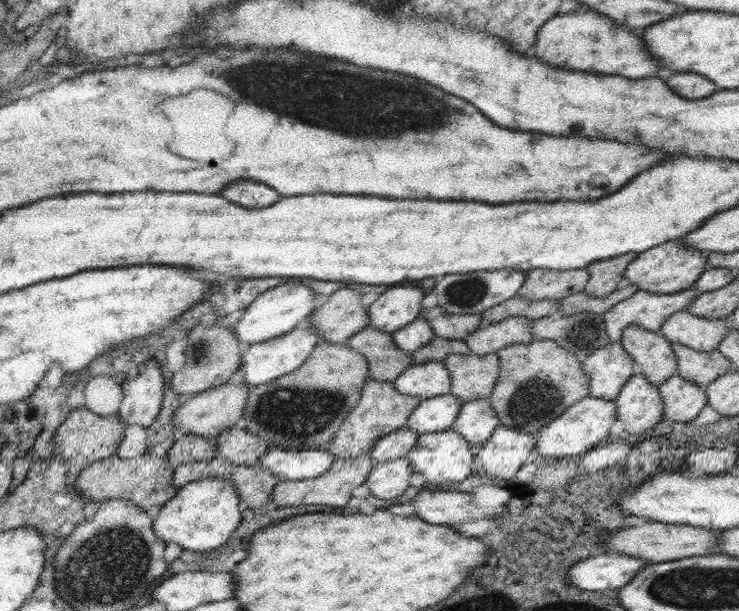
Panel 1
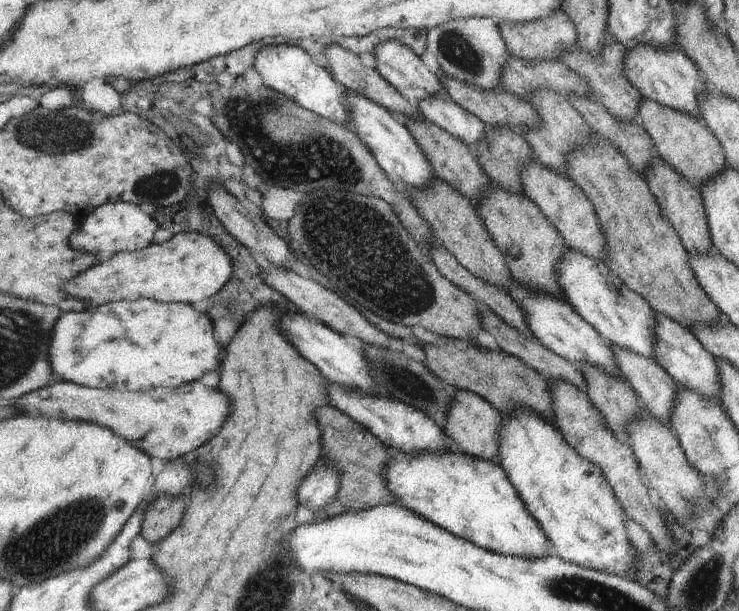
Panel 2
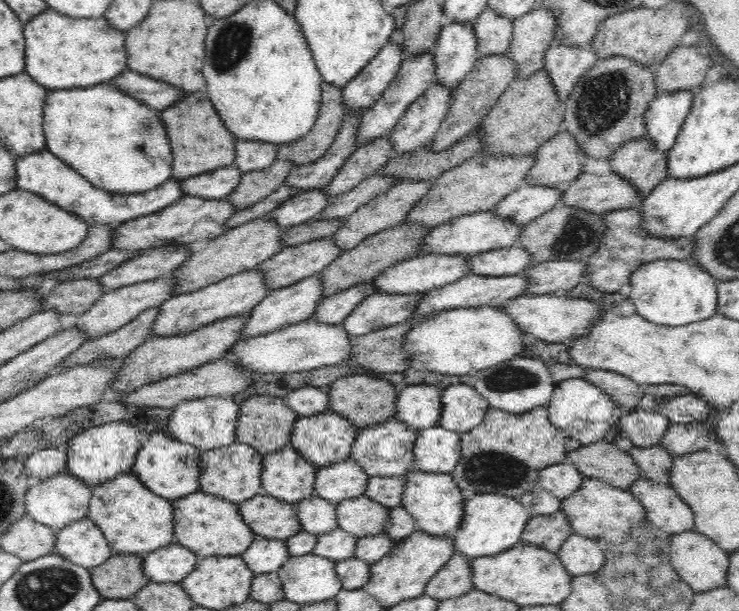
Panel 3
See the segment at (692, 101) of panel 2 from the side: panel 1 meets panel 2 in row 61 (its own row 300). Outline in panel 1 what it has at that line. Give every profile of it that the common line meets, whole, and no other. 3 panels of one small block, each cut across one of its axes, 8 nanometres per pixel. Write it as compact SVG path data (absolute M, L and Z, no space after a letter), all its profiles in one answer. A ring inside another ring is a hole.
M686 289L682 292L674 292L674 294L652 294L646 290L637 290L627 300L614 304L612 308L606 310L601 316L604 320L606 335L609 337L609 342L620 342L623 331L628 326L637 325L643 330L648 330L652 333L661 333L661 327L664 322L676 312L686 311L687 307L696 298L698 290Z

